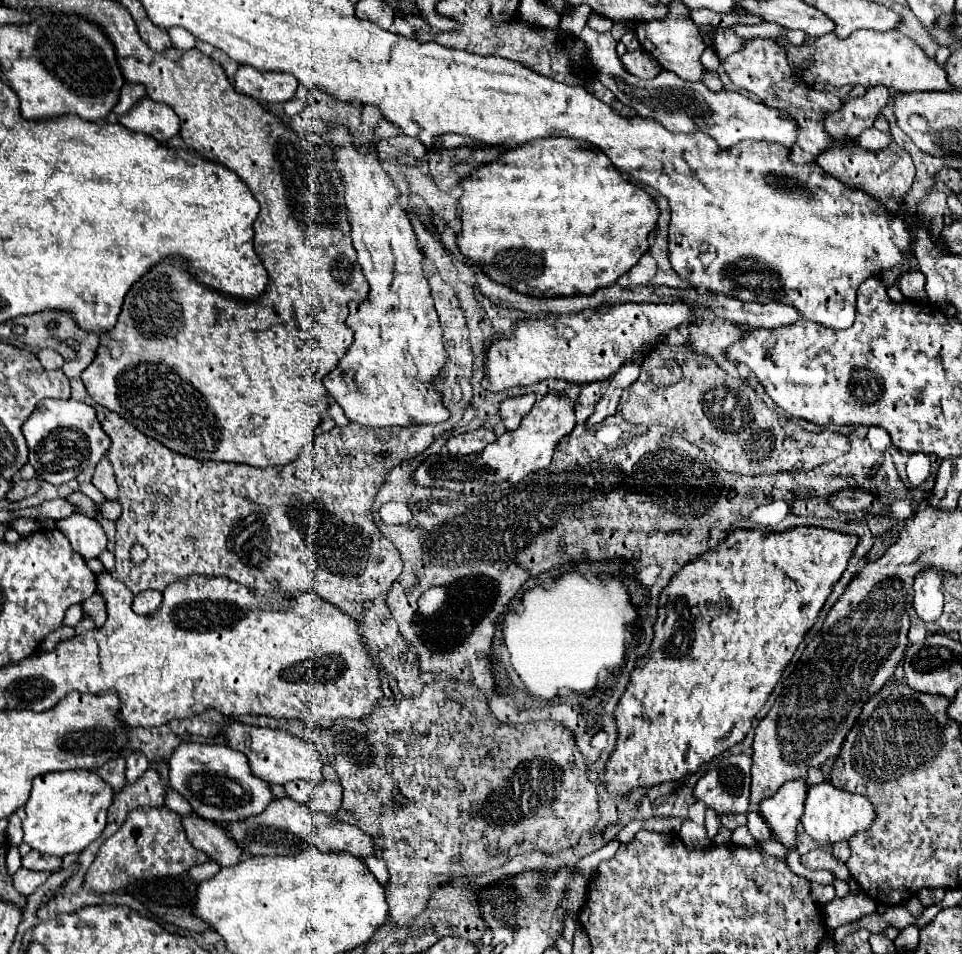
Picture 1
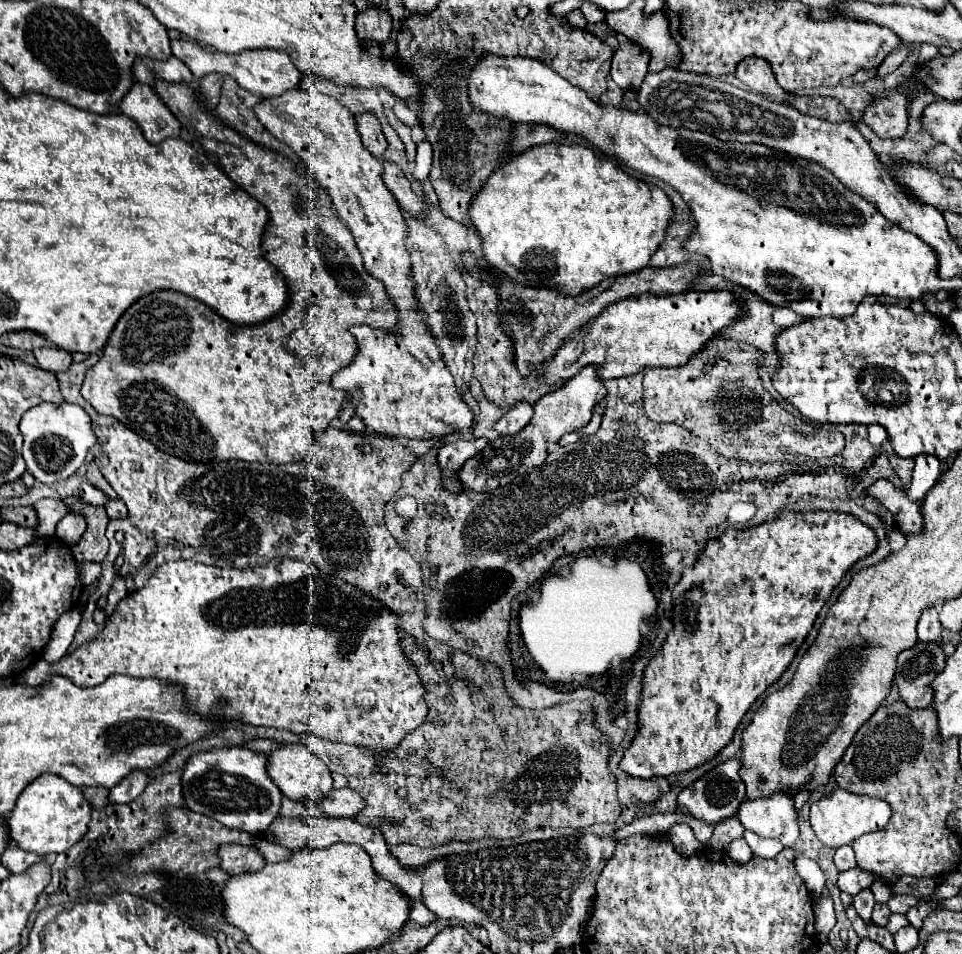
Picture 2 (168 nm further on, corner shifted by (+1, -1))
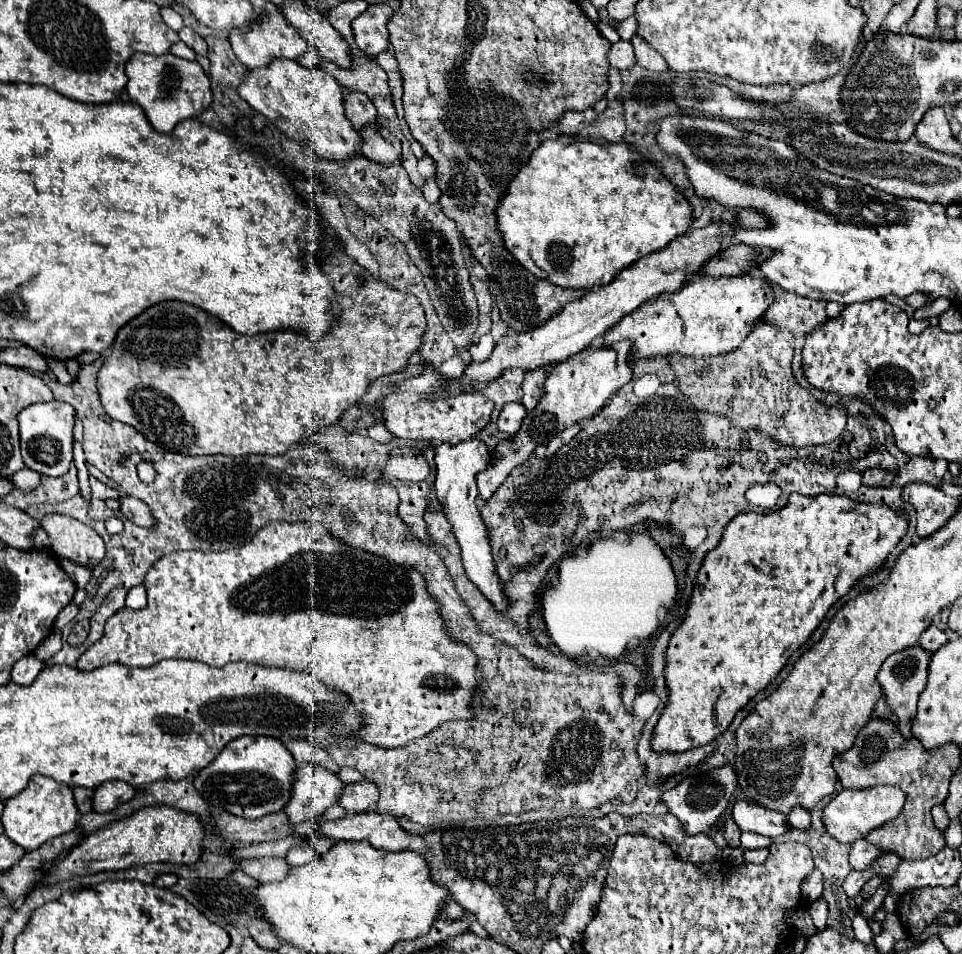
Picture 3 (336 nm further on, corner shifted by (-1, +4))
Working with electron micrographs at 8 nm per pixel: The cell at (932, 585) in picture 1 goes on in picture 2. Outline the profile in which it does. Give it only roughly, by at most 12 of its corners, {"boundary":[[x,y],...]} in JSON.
{"boundary":[[930,607],[918,621],[920,641],[940,641],[938,609]]}

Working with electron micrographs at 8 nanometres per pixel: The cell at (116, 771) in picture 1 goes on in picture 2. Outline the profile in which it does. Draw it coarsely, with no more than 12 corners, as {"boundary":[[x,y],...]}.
{"boundary":[[84,787],[84,795],[94,809],[110,803],[110,789]]}

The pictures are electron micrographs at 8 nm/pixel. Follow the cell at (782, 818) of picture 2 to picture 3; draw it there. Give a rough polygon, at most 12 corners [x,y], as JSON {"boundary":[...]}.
{"boundary":[[738,800],[732,818],[742,832],[776,838],[788,816]]}

